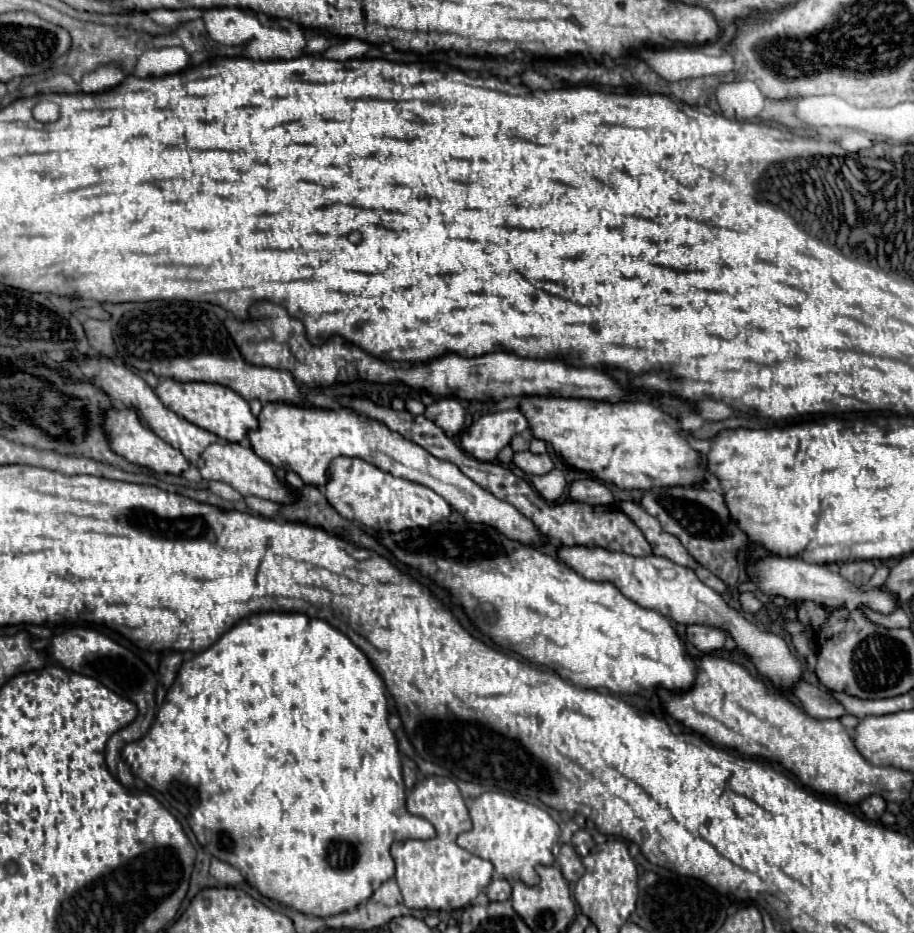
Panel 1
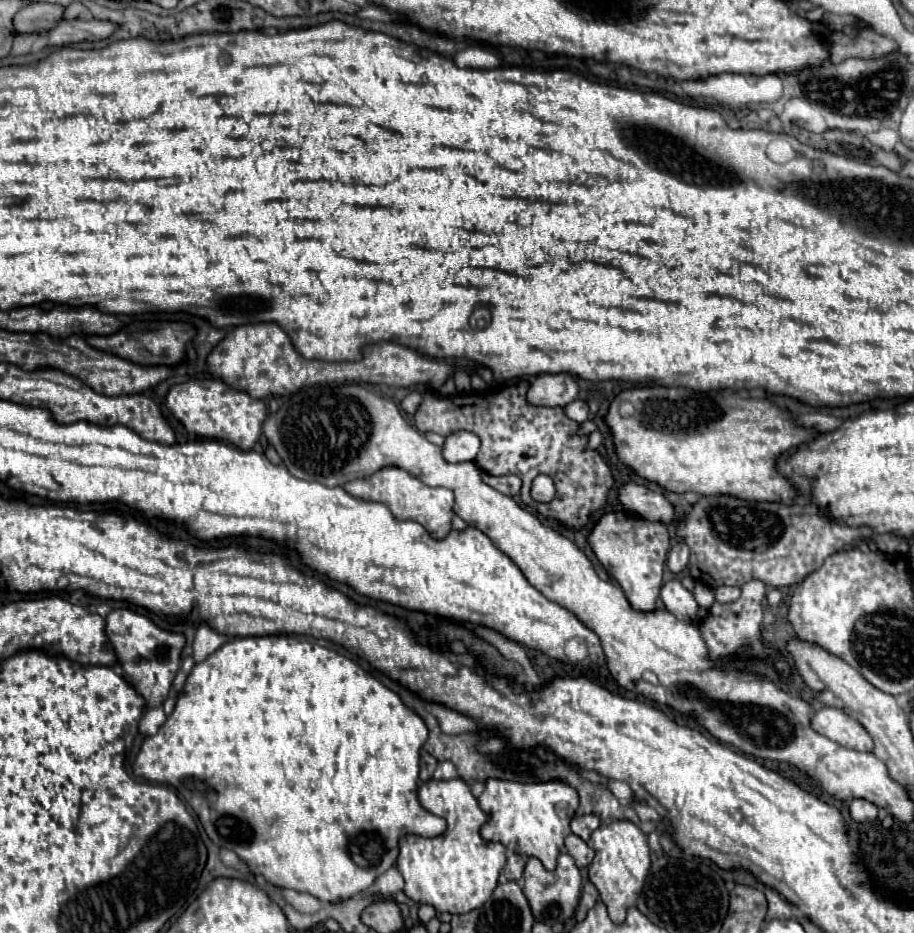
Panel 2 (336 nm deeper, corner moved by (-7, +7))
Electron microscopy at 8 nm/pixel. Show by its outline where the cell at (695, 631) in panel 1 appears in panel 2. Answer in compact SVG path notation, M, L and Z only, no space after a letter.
M669 580L661 588L661 600L665 608L677 618L677 620L695 620L697 618L697 602L693 600L691 592L683 588L681 580Z

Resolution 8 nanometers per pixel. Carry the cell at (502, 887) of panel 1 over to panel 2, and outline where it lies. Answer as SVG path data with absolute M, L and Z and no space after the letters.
M509 852L507 864L505 864L505 870L503 870L505 876L507 876L507 880L521 880L523 870L525 870L525 862L527 862L527 856Z

